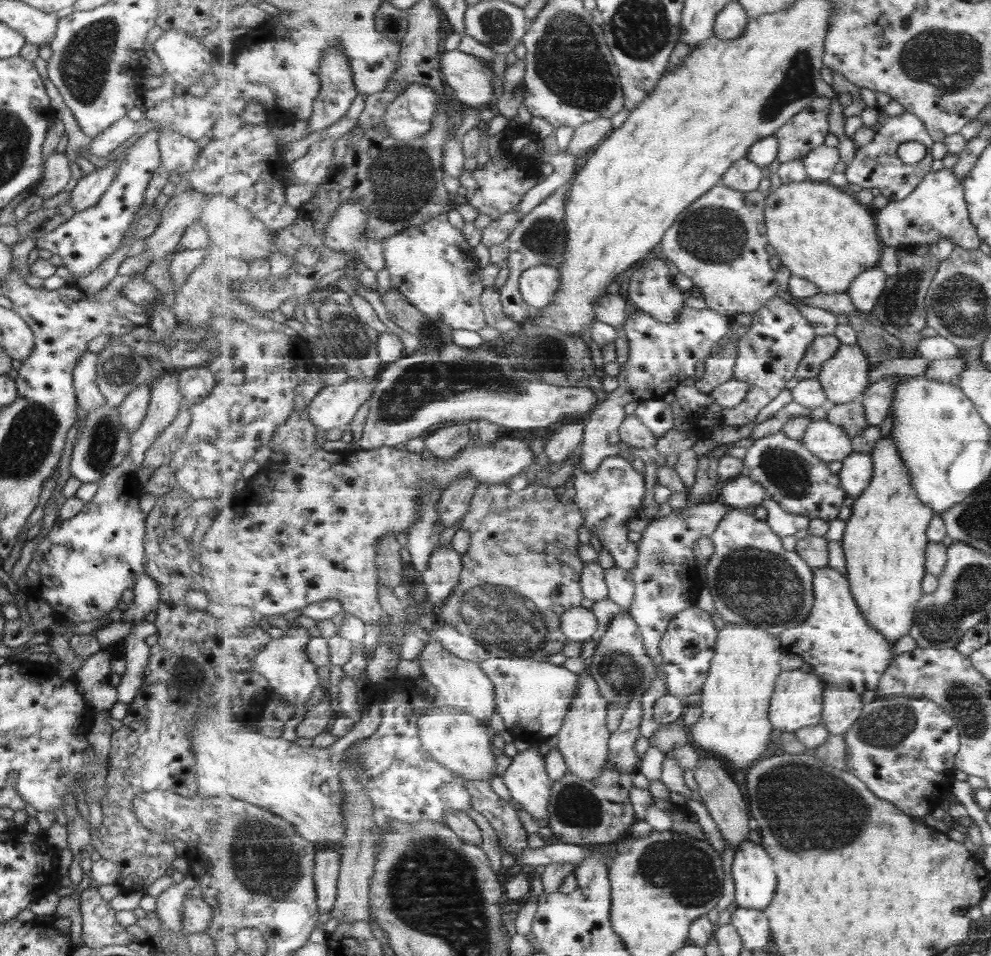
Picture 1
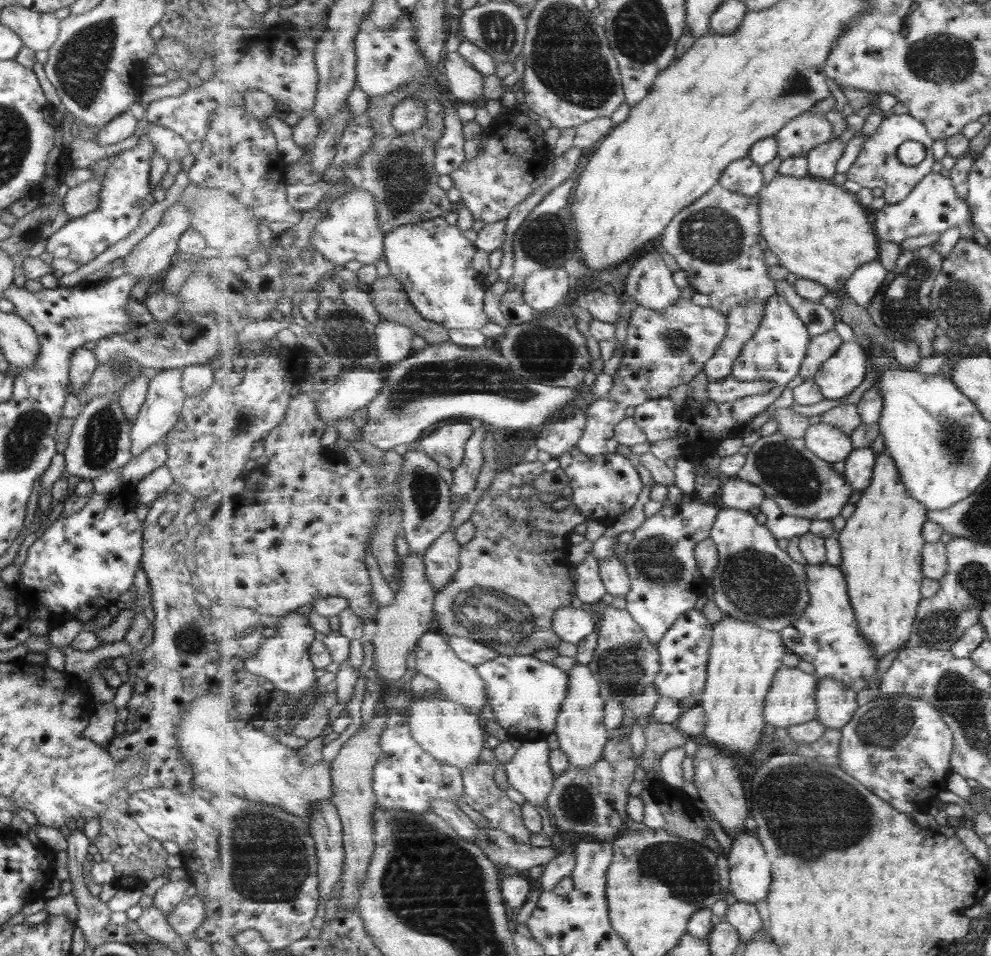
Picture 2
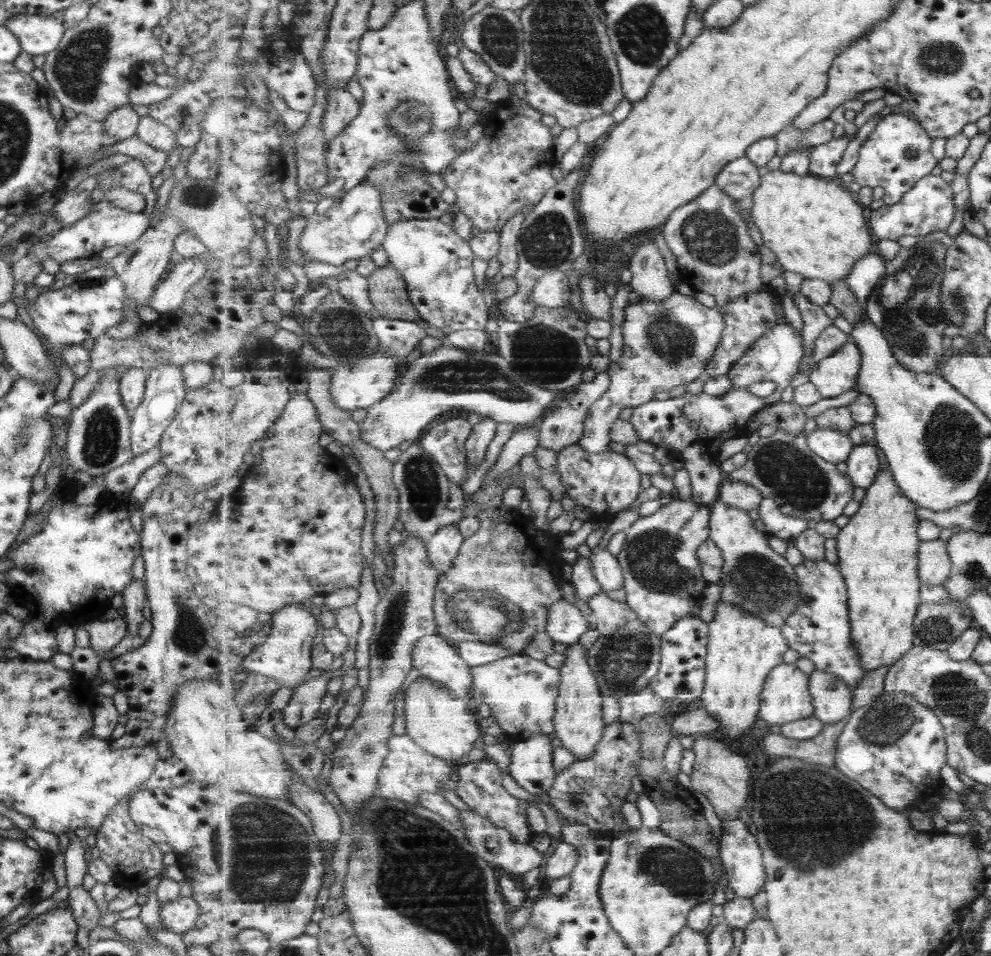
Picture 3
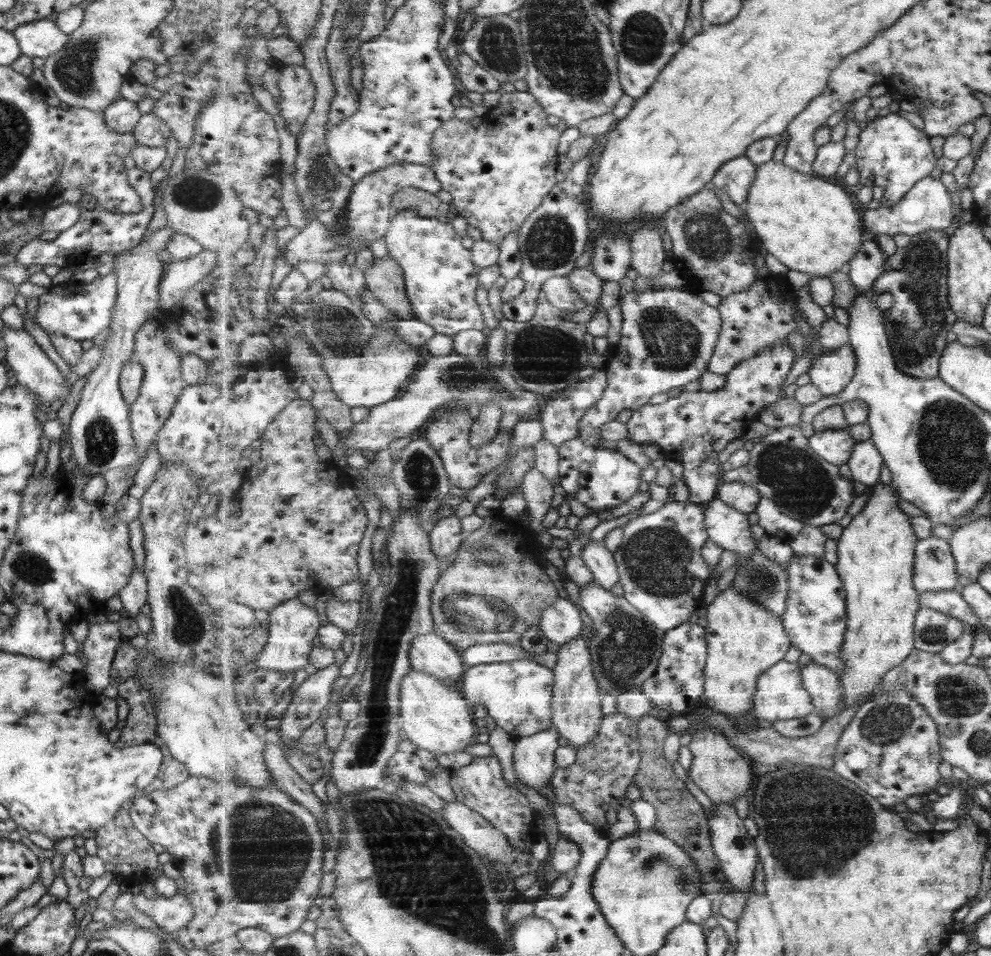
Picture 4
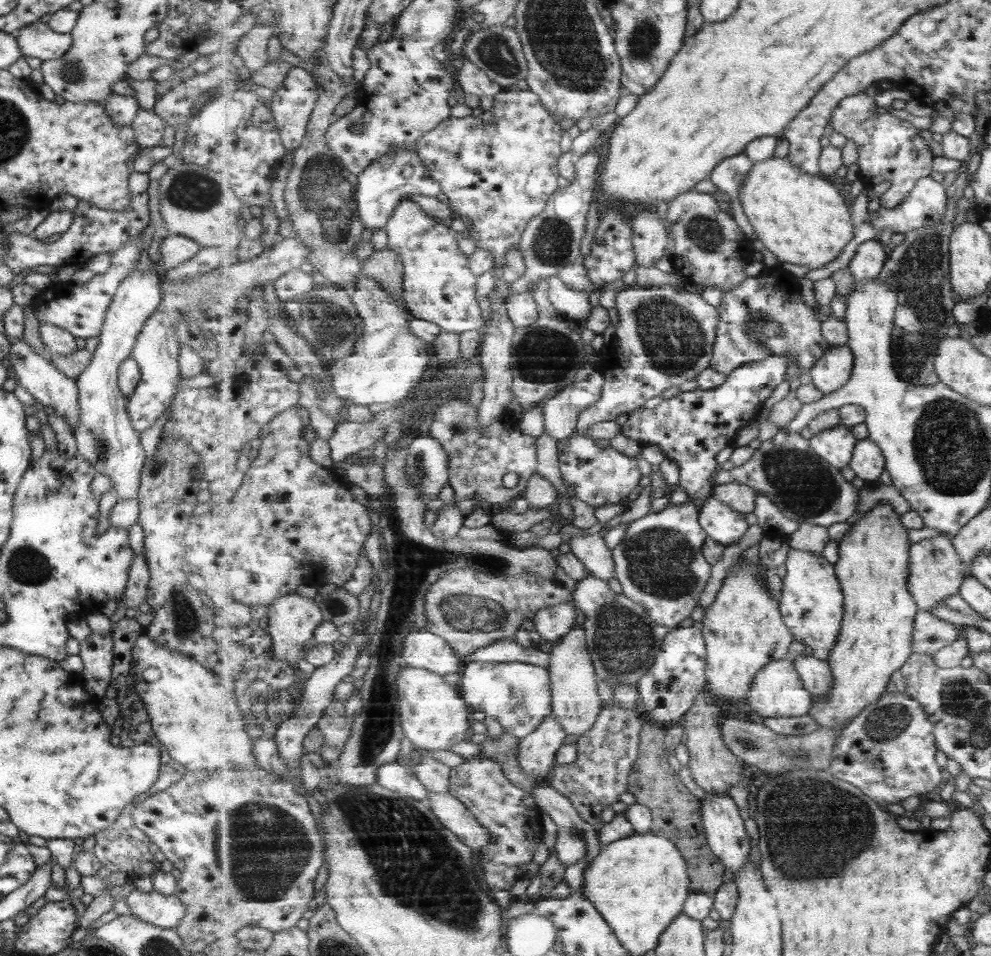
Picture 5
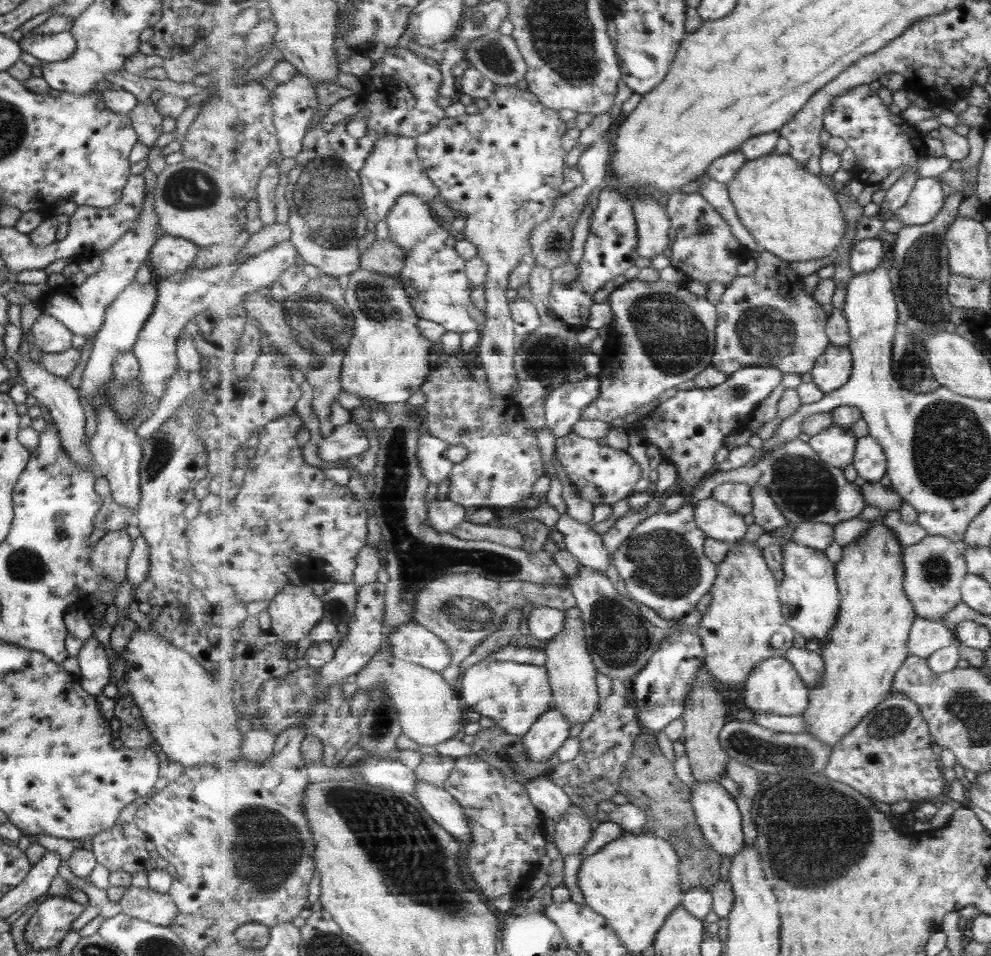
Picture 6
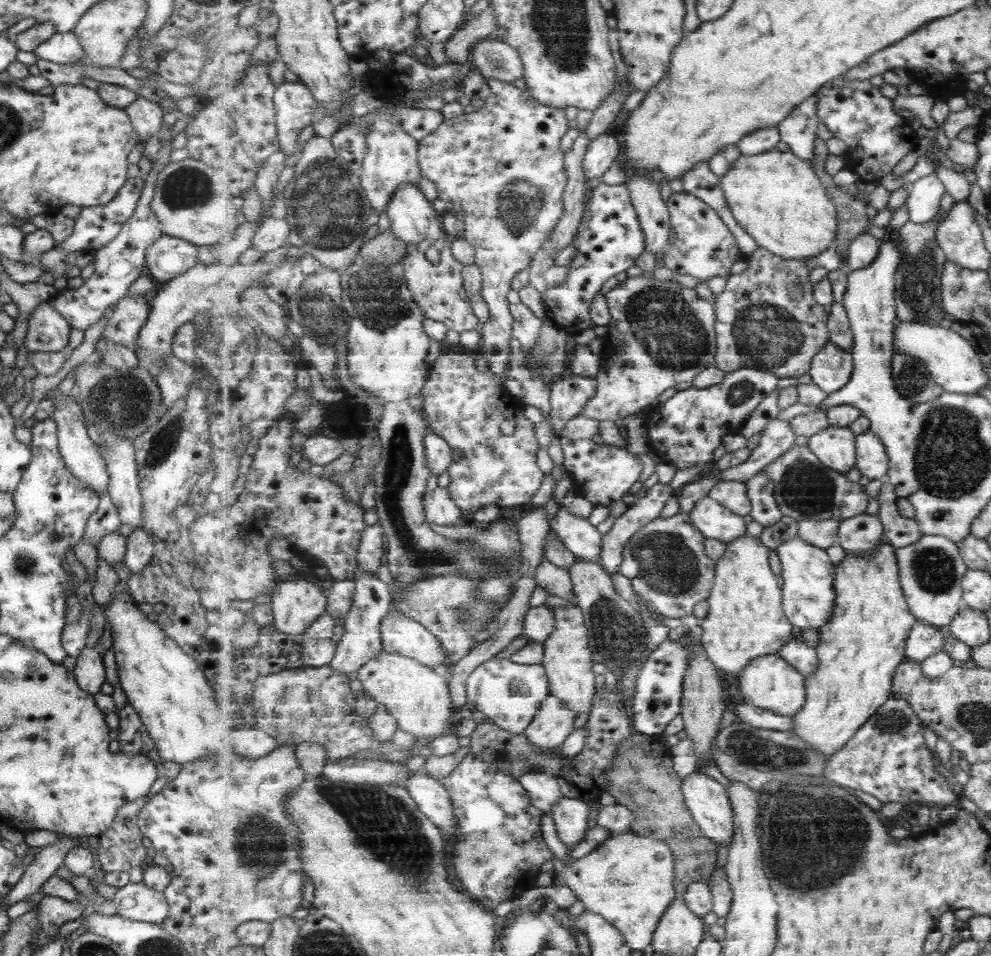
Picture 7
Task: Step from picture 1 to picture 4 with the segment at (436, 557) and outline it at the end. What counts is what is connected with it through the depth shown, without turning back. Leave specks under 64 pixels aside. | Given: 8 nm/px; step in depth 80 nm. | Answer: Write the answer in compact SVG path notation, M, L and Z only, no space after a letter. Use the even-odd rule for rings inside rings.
M455 512L443 518L432 531L429 532L429 540L434 546L434 551L443 558L449 558L457 554L465 542L462 520L455 516Z

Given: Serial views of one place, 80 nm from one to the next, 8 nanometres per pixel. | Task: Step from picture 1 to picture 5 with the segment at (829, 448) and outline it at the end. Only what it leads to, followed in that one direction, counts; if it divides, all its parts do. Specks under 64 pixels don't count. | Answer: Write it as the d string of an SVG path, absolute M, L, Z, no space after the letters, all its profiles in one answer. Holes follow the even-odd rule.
M845 425L824 430L810 438L814 452L837 469L850 467L857 442L852 429Z

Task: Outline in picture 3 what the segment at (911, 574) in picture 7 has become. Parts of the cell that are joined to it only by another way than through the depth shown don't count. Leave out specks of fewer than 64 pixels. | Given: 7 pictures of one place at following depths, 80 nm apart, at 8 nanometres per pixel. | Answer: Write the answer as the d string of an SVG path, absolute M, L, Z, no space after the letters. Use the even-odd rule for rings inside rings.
M942 539L922 541L919 547L918 571L922 584L946 584L952 573L952 560L948 546Z

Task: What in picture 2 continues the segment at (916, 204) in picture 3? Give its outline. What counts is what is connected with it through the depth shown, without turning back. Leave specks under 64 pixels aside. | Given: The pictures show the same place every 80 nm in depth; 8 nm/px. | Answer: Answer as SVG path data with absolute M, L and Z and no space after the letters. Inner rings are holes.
M929 173L919 182L918 186L902 202L885 204L882 209L874 212L876 233L880 240L901 244L913 236L942 233L950 228L960 228L961 239L974 240L971 227L972 210L966 200L961 200L950 176L940 173Z

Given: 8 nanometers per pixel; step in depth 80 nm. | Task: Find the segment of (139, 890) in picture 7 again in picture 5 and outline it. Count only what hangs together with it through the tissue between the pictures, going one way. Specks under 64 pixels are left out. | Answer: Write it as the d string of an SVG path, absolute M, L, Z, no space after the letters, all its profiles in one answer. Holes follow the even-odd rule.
M133 889L124 901L132 916L160 929L173 929L184 913L184 904L173 894Z

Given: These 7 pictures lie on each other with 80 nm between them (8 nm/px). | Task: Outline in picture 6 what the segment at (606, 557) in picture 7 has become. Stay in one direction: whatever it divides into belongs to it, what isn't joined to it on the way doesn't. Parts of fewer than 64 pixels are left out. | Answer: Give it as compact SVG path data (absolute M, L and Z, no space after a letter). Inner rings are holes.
M656 492L655 498L642 511L635 512L631 510L626 512L623 517L615 521L613 526L605 534L601 535L603 546L607 547L612 557L619 550L619 547L625 541L628 541L633 530L641 525L643 520L661 512L661 500L659 500L659 496L658 492Z

